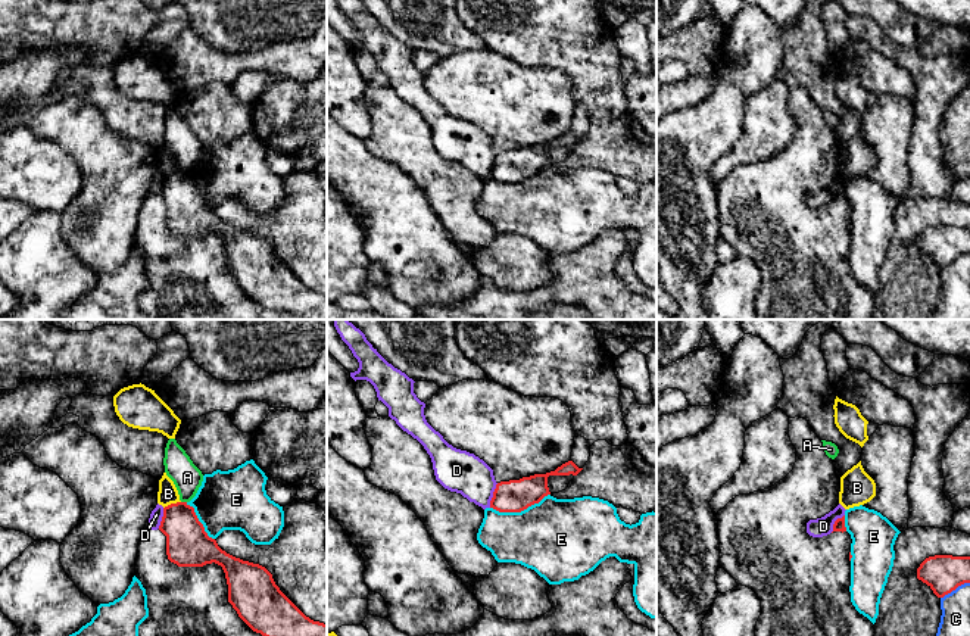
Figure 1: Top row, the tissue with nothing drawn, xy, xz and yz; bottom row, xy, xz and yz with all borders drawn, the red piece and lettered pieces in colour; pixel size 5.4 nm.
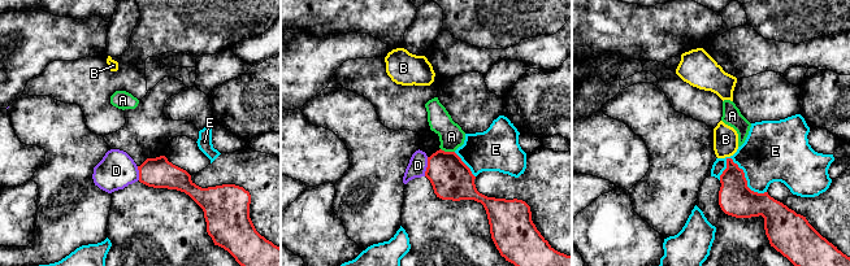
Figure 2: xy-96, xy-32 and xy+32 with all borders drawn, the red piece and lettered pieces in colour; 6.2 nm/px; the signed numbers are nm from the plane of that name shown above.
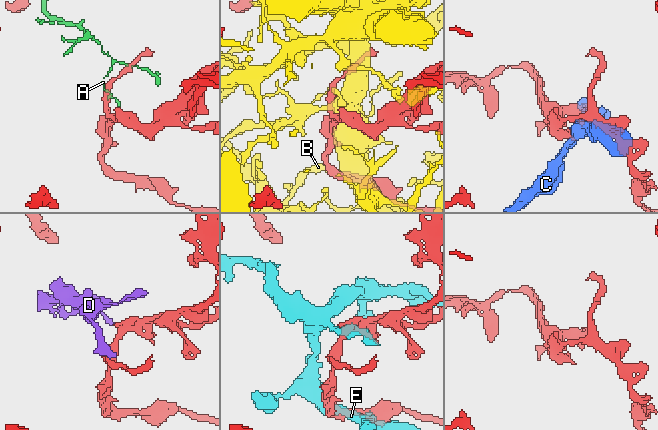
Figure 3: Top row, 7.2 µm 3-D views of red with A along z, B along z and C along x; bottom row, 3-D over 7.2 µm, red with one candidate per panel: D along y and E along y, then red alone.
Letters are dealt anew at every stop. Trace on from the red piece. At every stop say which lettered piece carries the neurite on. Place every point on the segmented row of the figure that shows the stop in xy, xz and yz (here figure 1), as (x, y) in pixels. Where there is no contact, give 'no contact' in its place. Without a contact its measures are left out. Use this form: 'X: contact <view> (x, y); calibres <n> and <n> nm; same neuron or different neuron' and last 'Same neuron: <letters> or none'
A: contact xy (184, 502); calibres 240 and 160 nm; different neuron
B: contact xy (171, 504); calibres 240 and 110 nm; different neuron
C: contact yz (954, 589); calibres 200 and 160 nm; different neuron
D: contact xz (493, 495); calibres 180 and 220 nm; different neuron
E: contact xz (520, 511); calibres 180 and 440 nm; different neuron
Same neuron: none

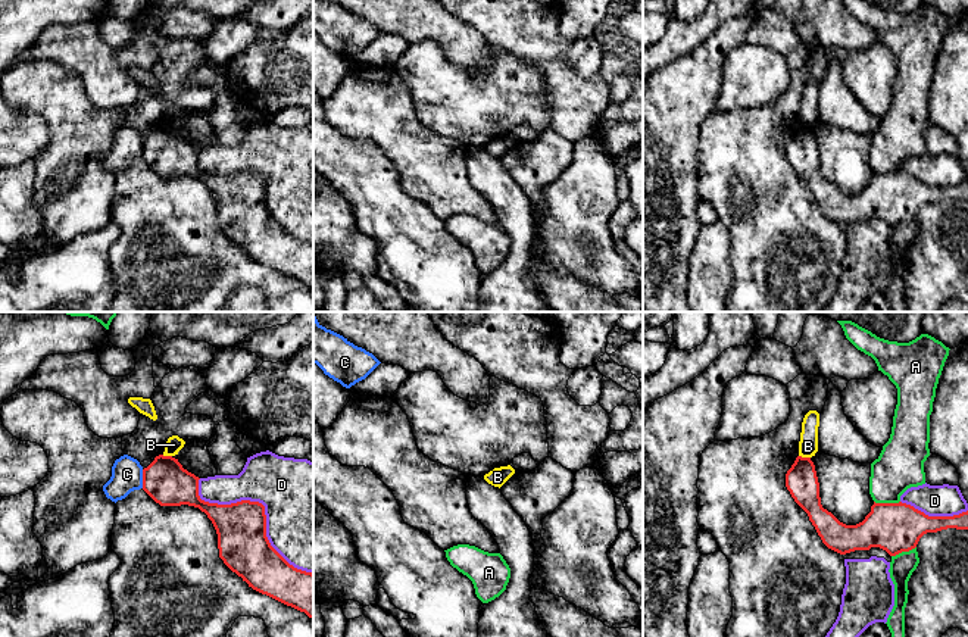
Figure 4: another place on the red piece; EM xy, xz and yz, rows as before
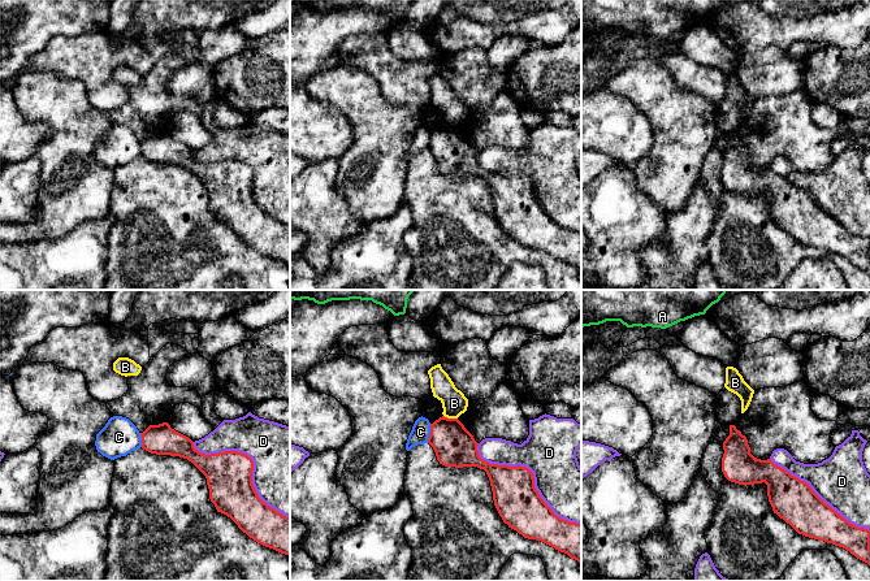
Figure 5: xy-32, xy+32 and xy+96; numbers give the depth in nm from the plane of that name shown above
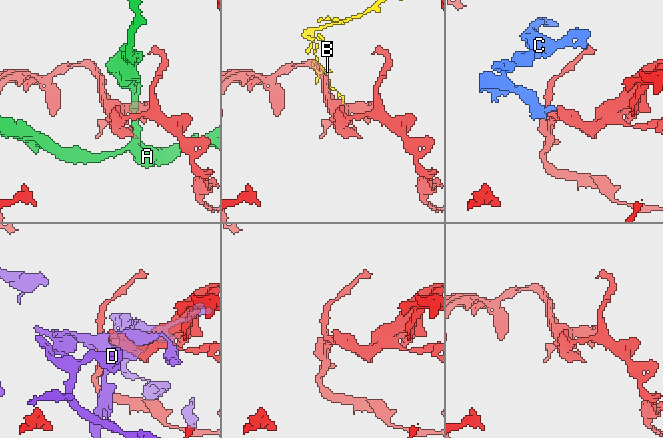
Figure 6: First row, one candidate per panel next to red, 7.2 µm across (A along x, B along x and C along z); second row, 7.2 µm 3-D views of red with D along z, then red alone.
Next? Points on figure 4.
A: contact yz (887, 503); calibres 280 and 260 nm; different neuron
B: contact yz (805, 458); calibres 180 and 110 nm; different neuron
C: contact xy (143, 478); calibres 240 and 180 nm; different neuron
D: contact xy (264, 506); calibres 280 and 480 nm; different neuron
Same neuron: none

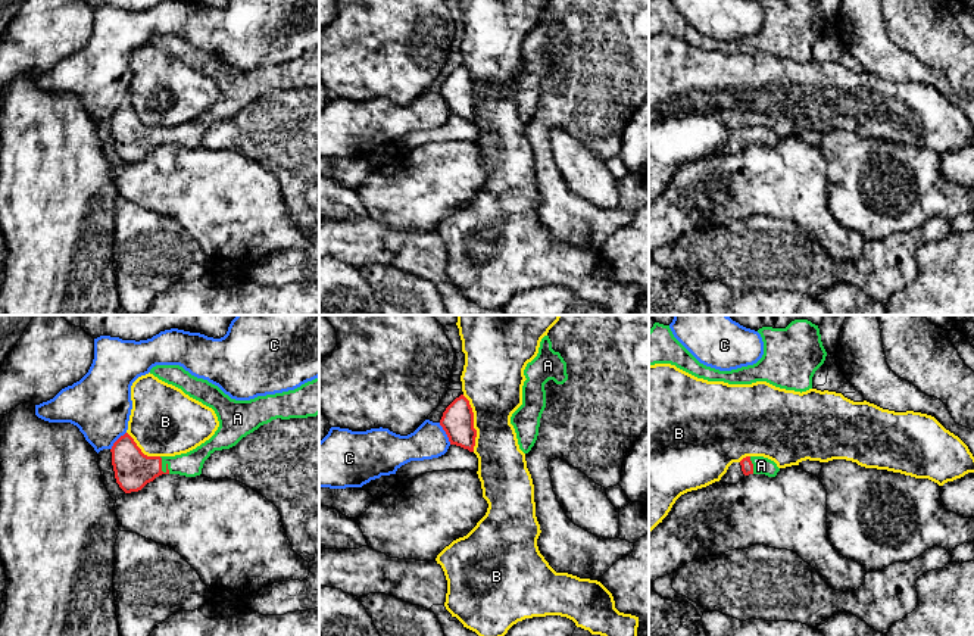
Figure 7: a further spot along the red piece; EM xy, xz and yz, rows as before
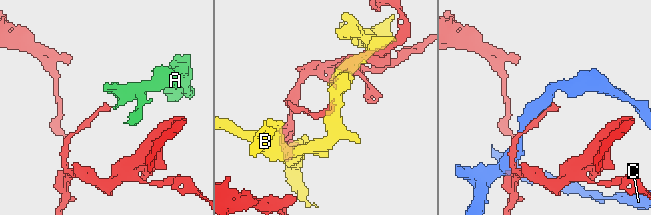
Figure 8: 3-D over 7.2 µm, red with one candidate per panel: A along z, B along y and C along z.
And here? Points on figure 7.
A: contact xy (161, 467); calibres 200 and 140 nm; same neuron
B: contact xz (473, 423); calibres 180 and 320 nm; different neuron
C: contact xz (446, 433); calibres 180 and 190 nm; different neuron
Same neuron: A

